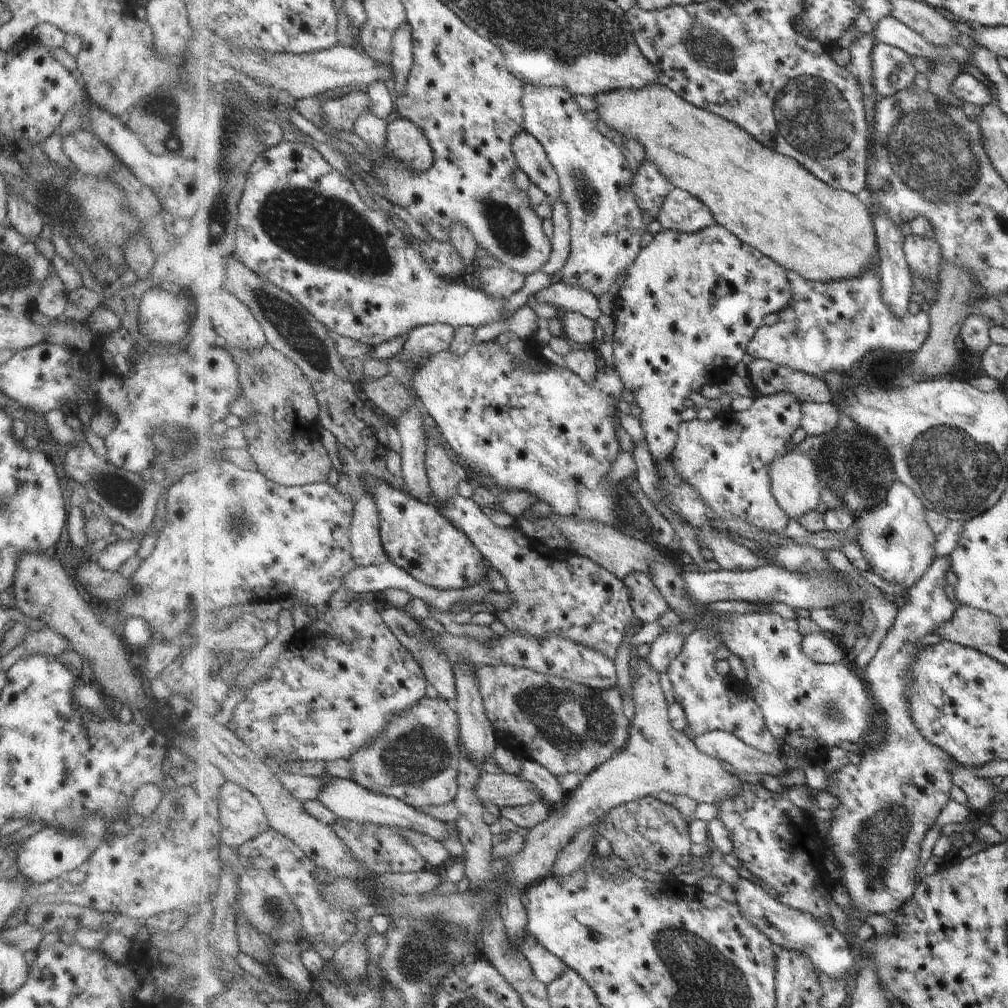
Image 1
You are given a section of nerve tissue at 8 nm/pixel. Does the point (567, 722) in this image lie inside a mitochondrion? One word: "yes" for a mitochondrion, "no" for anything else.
yes

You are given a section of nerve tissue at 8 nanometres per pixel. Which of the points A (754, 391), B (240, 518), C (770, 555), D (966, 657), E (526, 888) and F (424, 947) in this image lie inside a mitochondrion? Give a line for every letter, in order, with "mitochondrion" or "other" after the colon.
A: other
B: mitochondrion
C: other
D: other
E: other
F: mitochondrion

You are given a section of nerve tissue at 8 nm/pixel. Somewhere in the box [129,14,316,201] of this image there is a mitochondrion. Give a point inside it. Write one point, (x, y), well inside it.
(167, 103)

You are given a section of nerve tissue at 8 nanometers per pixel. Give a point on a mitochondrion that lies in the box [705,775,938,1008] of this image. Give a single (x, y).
(880, 838)

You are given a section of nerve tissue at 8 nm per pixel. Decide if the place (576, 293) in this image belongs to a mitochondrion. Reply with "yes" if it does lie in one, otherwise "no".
no

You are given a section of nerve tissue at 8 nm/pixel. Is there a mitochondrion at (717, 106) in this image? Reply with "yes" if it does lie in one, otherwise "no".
no

